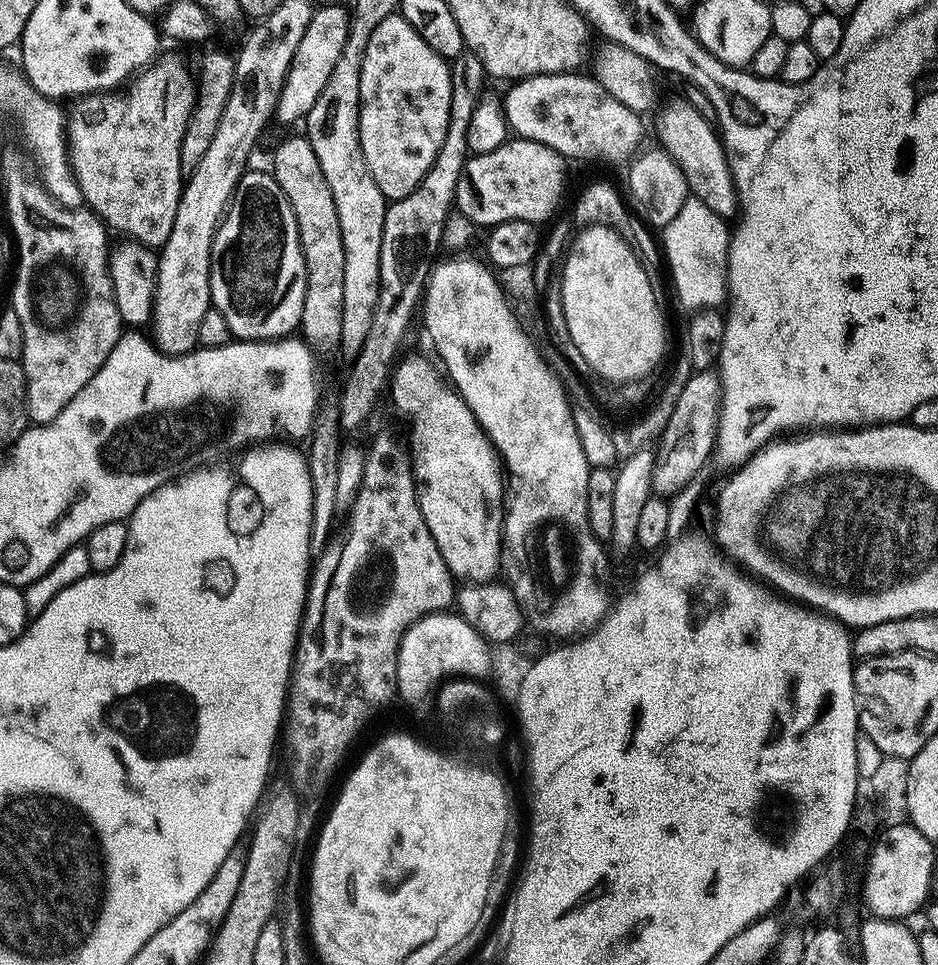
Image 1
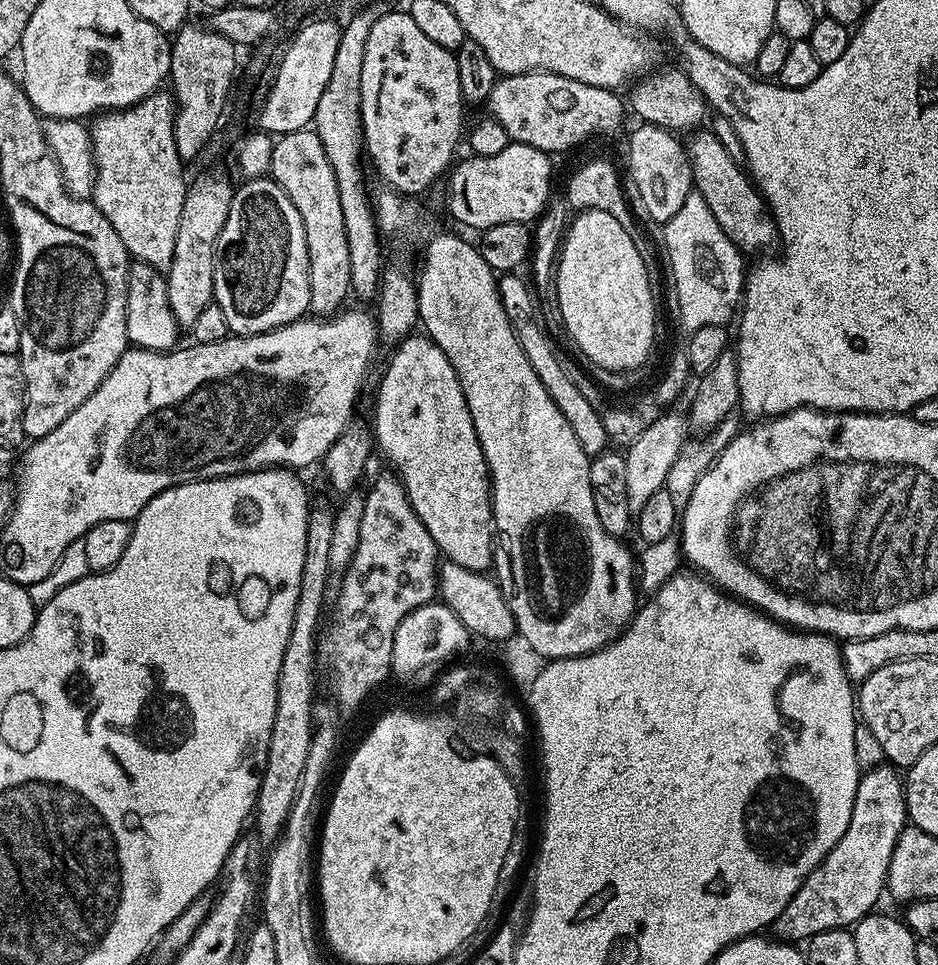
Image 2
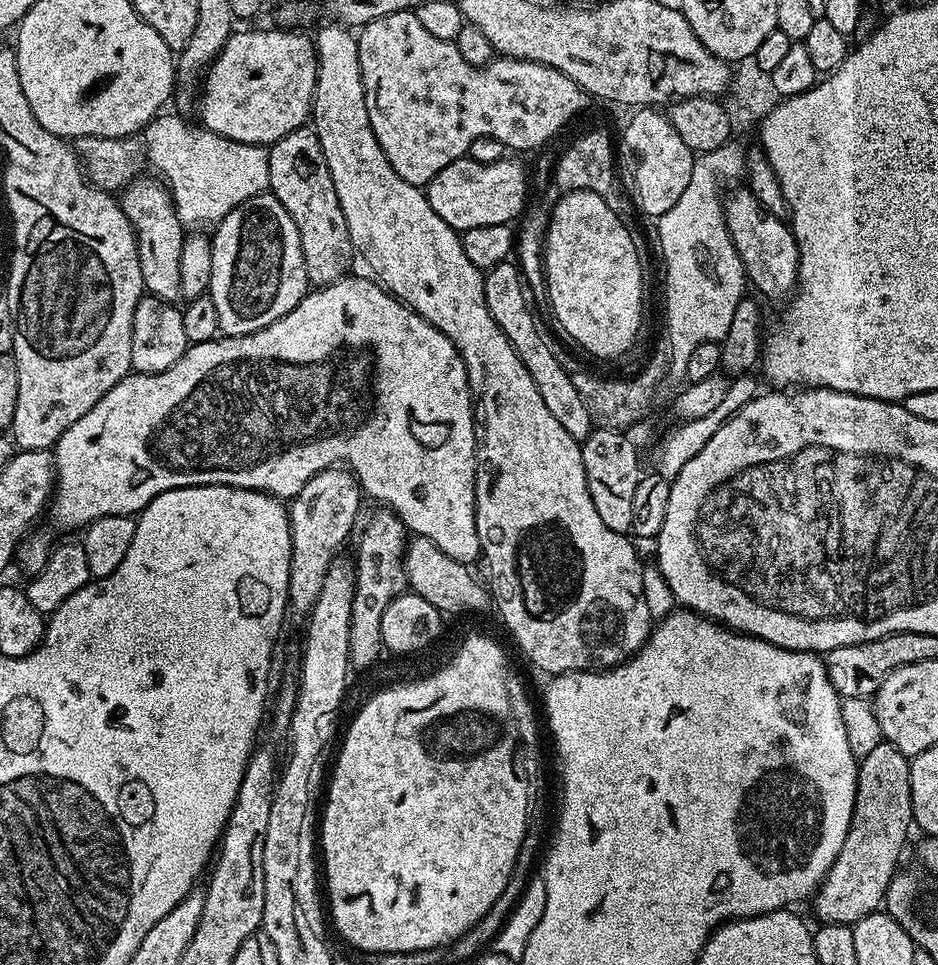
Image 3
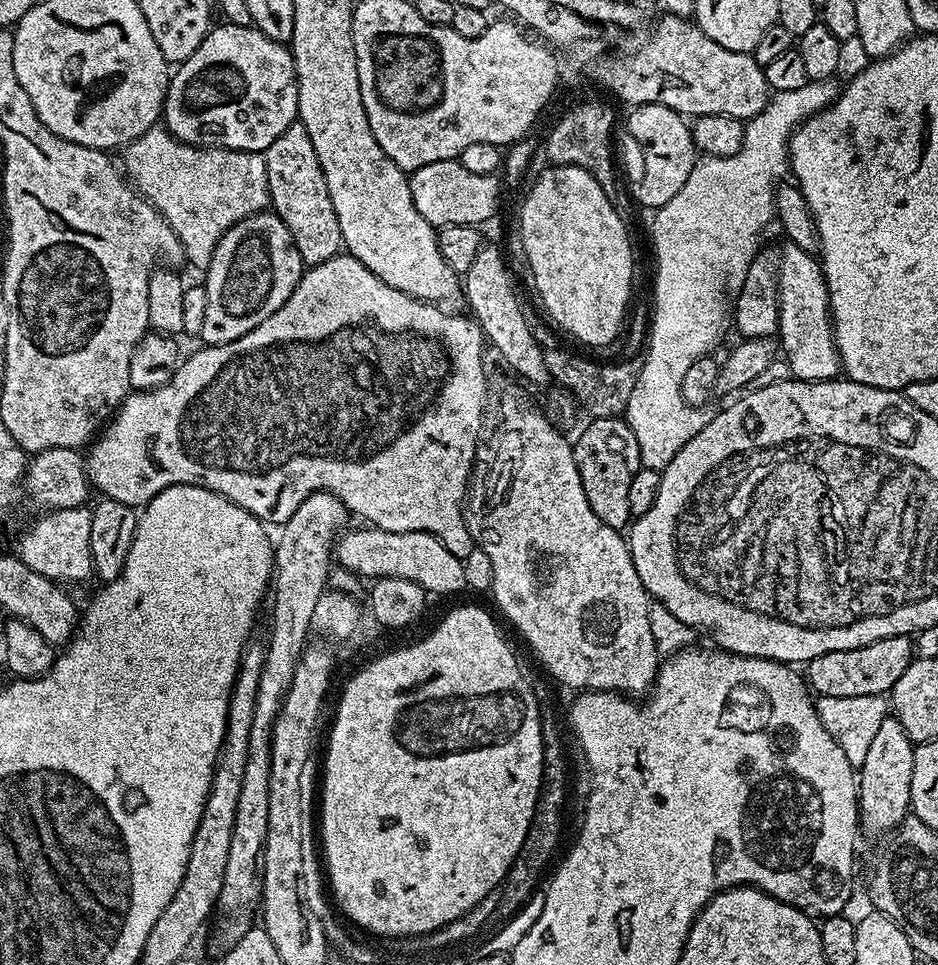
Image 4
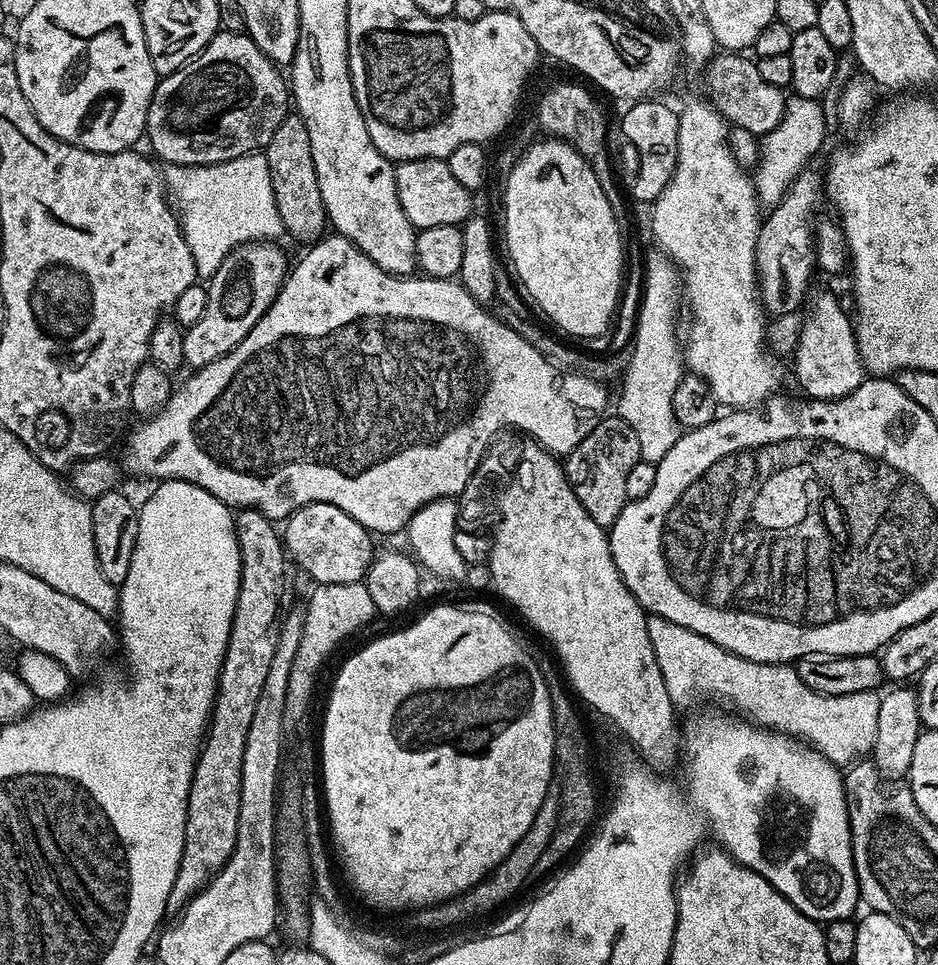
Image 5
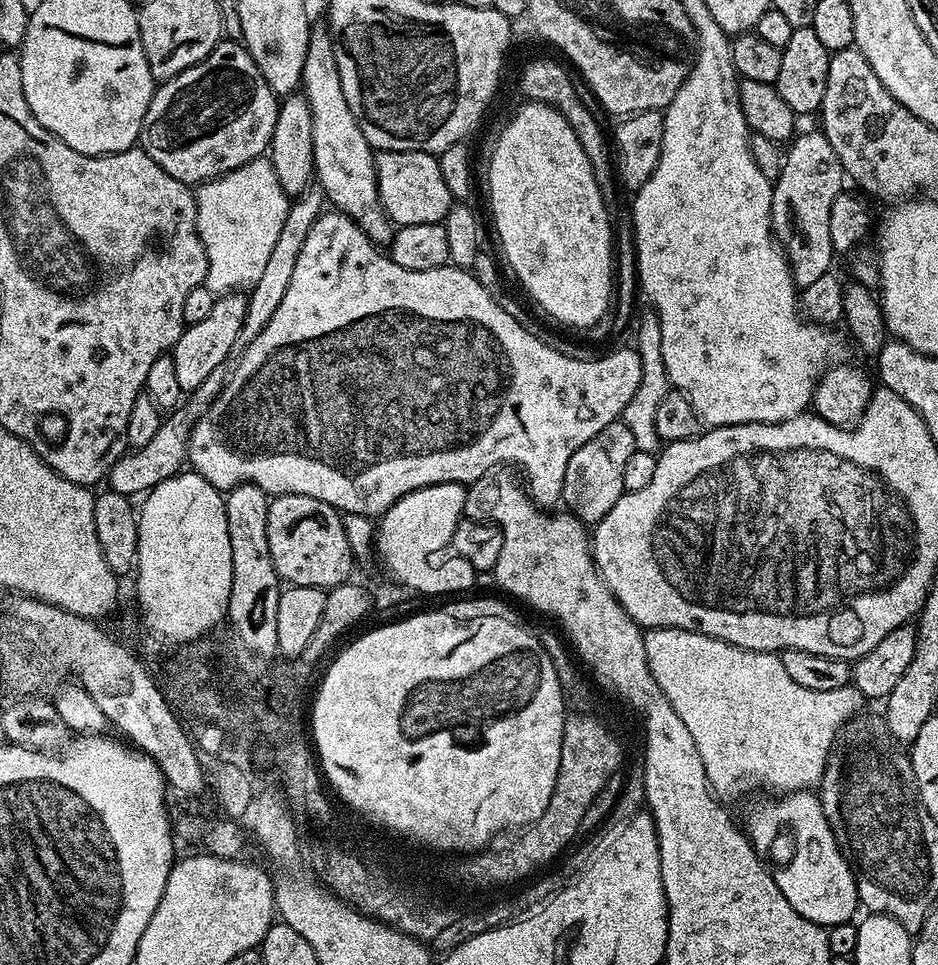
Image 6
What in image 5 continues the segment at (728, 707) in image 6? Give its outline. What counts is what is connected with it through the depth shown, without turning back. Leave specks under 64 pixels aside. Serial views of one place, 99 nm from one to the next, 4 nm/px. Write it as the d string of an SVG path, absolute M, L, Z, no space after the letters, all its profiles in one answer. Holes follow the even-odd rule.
M648 616L648 633L654 646L654 658L658 658L658 670L662 670L662 682L666 682L666 690L673 704L683 706L699 696L724 696L728 704L737 708L741 717L755 722L761 728L770 728L774 732L782 732L805 744L809 748L821 752L826 759L837 766L848 766L867 757L871 753L878 734L878 706L881 693L859 692L858 694L838 694L827 696L818 694L798 678L792 664L759 664L750 662L706 638L702 634L694 634L694 630L686 630L686 626L678 626L661 616Z

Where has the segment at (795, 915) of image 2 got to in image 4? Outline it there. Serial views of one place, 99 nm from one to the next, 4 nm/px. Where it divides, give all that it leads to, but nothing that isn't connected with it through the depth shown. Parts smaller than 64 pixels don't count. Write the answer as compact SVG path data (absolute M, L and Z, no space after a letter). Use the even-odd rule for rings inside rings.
M894 718L882 722L882 727L876 733L866 754L866 762L858 769L858 824L868 834L888 834L903 822L904 817L909 815L912 807L910 798L910 778L914 774L914 754L916 753L914 742L902 730L902 722Z

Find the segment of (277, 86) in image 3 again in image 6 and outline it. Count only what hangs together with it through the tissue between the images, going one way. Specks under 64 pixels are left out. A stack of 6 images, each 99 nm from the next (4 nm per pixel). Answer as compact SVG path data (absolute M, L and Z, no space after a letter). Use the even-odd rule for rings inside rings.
M224 38L202 62L163 81L153 91L139 143L148 156L166 170L166 174L178 178L183 184L199 186L205 180L213 180L246 162L261 159L269 151L279 109L278 97L266 78L262 78L262 70L258 70L252 53L243 43Z

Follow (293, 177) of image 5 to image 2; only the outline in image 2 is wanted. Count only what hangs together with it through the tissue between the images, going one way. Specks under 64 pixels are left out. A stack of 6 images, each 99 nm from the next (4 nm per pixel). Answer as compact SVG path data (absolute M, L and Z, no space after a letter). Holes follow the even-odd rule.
M311 127L285 132L272 145L271 179L294 202L294 210L302 220L305 231L306 249L309 254L310 309L317 317L324 318L345 307L344 299L352 292L350 282L350 245L346 243L346 225L342 219L342 198L338 194L338 182L334 182L334 170L322 142Z

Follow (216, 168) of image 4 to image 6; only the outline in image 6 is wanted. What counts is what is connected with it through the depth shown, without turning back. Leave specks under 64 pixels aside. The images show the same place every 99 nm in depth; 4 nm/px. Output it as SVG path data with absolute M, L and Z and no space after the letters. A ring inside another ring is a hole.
M271 159L251 160L226 174L205 180L194 192L196 198L196 229L202 246L206 250L208 269L204 283L209 290L217 294L232 294L237 290L251 289L262 275L262 269L274 250L274 242L286 222L290 197L284 193L274 174Z

